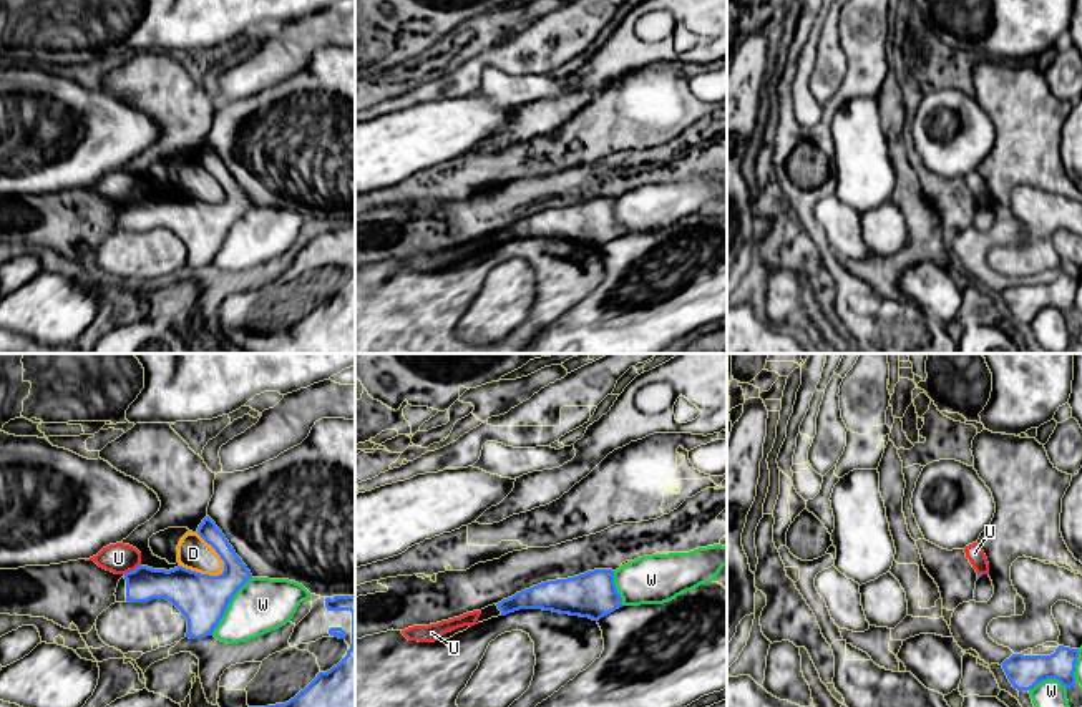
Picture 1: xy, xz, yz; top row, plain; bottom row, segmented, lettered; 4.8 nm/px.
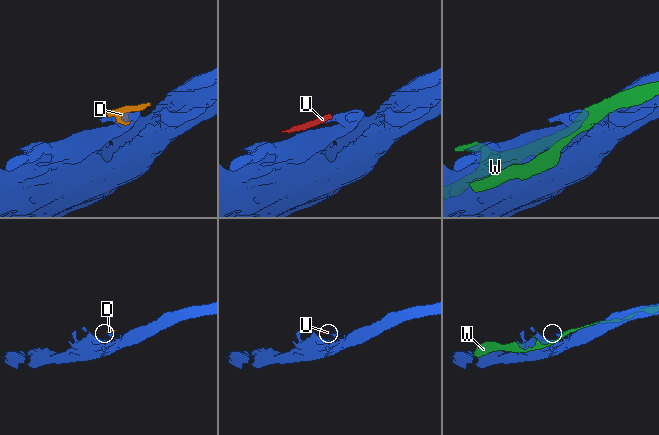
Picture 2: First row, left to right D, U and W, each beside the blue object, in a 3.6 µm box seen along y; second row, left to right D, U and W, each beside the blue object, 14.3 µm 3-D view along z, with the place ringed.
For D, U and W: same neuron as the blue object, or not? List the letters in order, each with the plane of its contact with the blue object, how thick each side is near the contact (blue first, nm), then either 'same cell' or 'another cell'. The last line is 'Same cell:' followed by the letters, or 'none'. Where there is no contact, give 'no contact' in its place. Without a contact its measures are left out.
D: contact in xy; calibres 240 and 160 nm; another cell
U: contact in xy; calibres 180 and 150 nm; another cell
W: contact in xy; calibres 240 and 260 nm; another cell
Same cell: none

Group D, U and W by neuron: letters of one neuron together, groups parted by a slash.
D U / W

